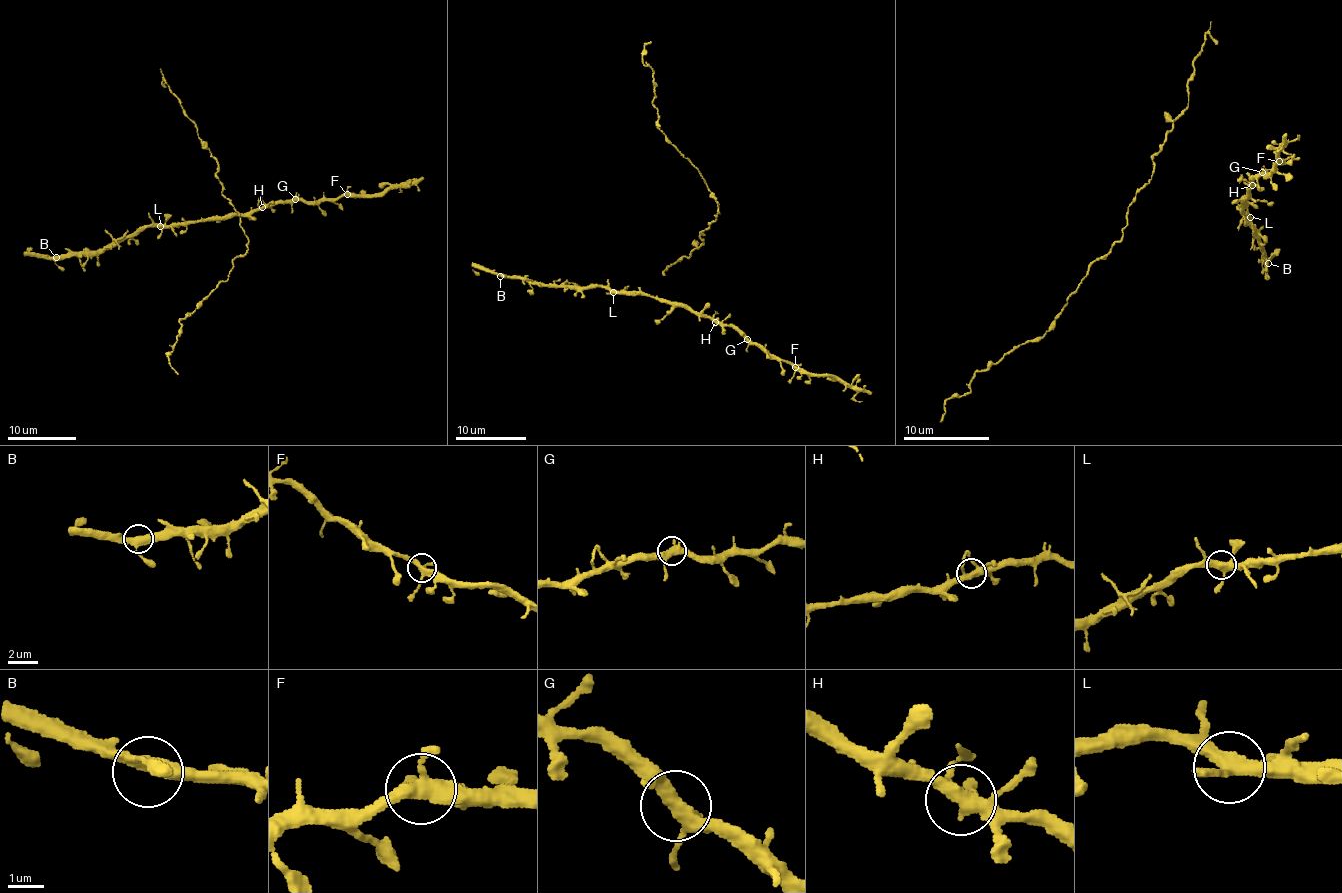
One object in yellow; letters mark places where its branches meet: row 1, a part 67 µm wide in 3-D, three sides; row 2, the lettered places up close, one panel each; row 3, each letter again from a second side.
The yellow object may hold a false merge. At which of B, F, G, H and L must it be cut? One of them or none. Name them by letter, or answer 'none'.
none

